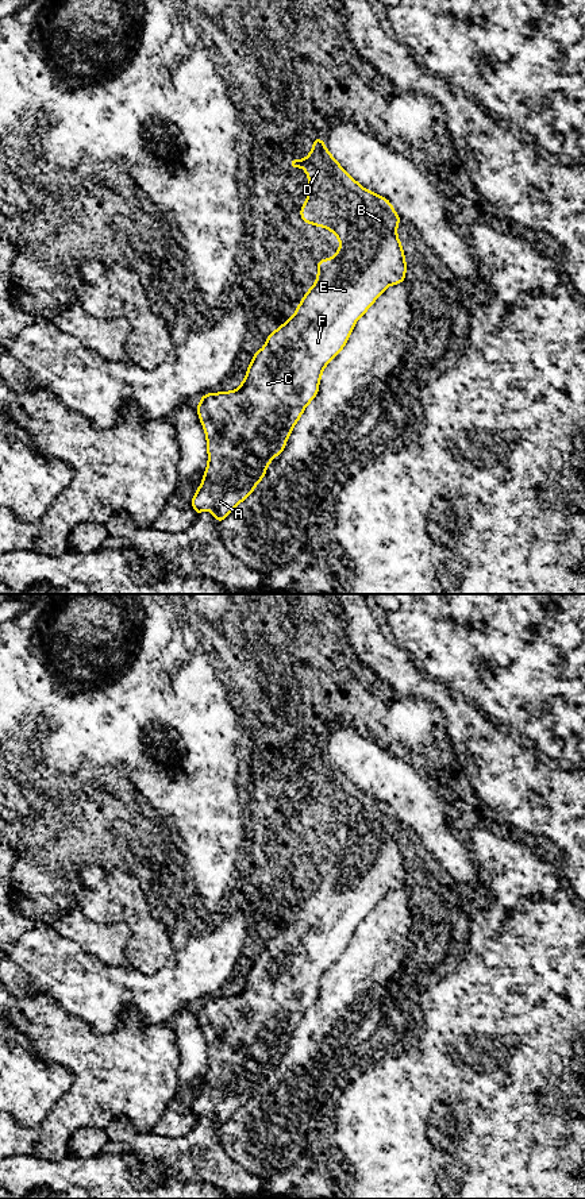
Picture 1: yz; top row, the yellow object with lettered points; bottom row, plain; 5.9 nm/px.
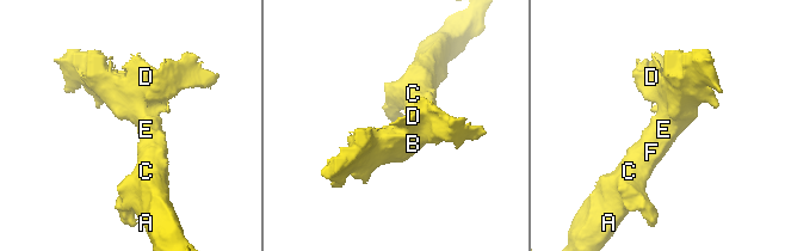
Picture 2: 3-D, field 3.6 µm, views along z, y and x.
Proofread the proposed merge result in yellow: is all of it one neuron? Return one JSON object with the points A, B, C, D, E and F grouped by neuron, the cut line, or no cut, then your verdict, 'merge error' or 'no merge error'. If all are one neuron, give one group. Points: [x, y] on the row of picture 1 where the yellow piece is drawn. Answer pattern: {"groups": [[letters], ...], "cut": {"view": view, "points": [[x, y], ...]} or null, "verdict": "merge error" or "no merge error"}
{"groups": [["A", "B", "C", "D", "E", "F"]], "cut": null, "verdict": "no merge error"}

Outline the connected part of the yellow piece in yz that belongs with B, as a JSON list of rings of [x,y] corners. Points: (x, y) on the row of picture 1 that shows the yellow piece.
[[[320,138],[313,139],[313,147],[305,159],[292,159],[288,166],[304,167],[309,178],[309,192],[300,208],[303,221],[328,228],[338,236],[340,248],[330,259],[317,261],[317,279],[304,294],[296,313],[266,338],[262,350],[255,351],[240,386],[232,392],[207,393],[200,398],[196,409],[207,436],[208,464],[203,482],[192,498],[192,506],[196,516],[209,509],[219,523],[253,493],[266,475],[269,463],[284,451],[293,427],[319,392],[324,367],[343,350],[357,320],[389,285],[404,282],[407,271],[404,251],[396,232],[400,216],[388,198],[361,186],[335,161]]]

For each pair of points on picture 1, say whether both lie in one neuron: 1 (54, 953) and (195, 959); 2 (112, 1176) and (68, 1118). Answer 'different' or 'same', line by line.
1: same
2: different

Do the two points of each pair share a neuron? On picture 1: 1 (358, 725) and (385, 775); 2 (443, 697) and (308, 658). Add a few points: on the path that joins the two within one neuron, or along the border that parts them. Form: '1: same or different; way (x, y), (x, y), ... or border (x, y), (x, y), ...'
1: different; border (337, 723), (353, 727), (362, 736), (372, 740)
2: different; border (351, 652), (362, 663)

